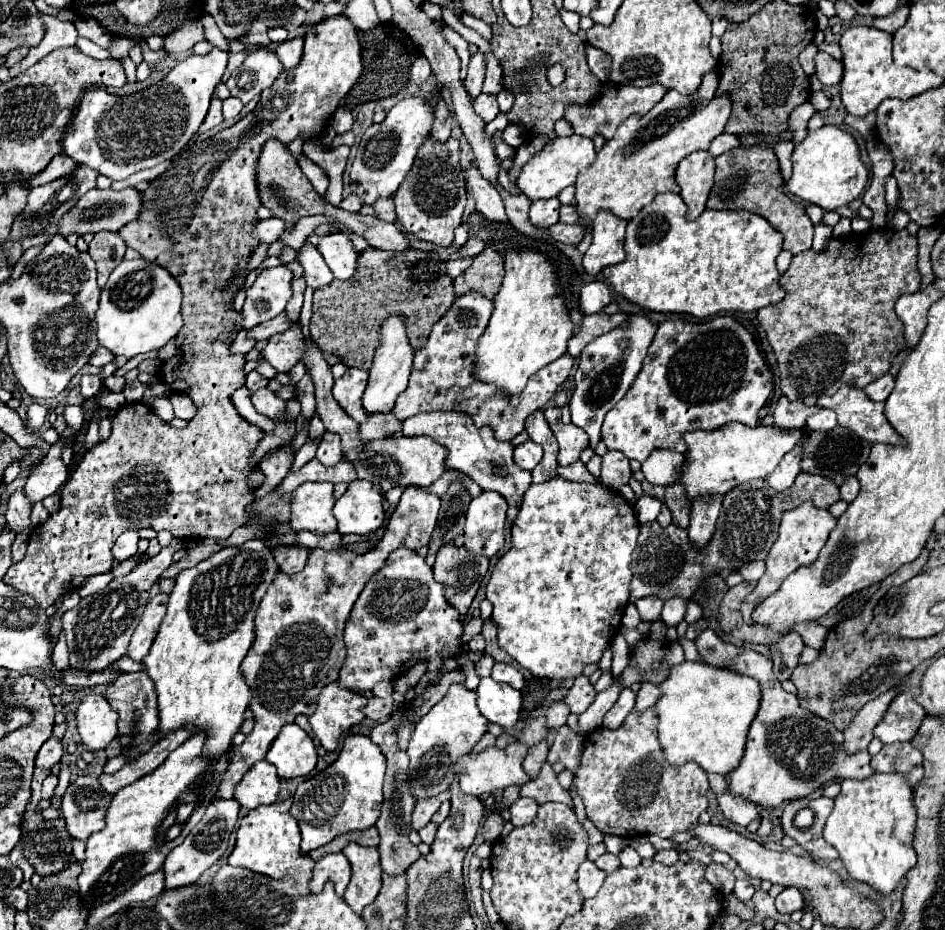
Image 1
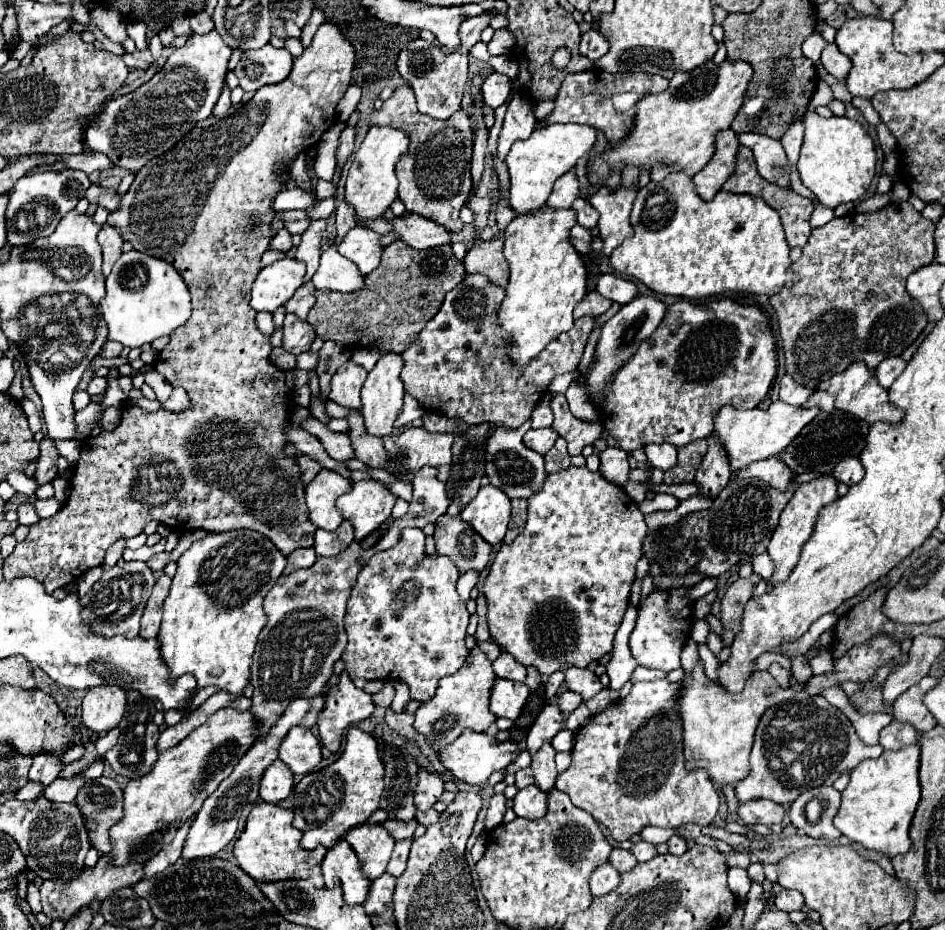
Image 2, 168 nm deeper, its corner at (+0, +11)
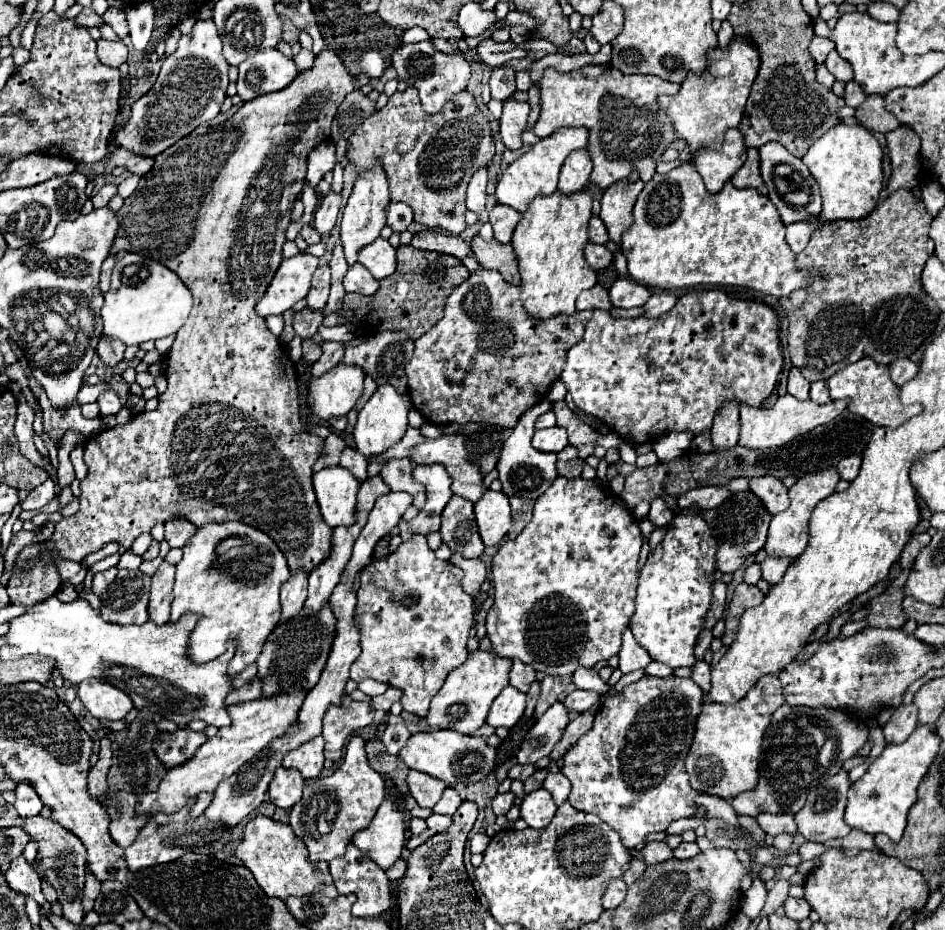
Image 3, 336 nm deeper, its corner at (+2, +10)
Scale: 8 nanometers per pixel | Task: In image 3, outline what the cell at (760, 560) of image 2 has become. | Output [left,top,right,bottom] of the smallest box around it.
[761,557,795,585]

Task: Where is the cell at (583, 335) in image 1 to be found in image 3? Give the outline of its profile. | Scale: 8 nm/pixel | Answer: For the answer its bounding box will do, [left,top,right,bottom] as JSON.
[577,285,613,311]

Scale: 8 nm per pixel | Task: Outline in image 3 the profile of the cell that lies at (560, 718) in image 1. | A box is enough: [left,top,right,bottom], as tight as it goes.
[563,689,601,713]

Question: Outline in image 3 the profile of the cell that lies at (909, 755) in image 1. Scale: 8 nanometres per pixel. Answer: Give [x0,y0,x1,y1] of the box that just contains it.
[883,703,919,743]

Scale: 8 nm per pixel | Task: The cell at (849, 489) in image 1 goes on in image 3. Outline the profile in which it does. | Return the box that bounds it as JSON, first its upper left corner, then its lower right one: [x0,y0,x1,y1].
[837,455,861,481]

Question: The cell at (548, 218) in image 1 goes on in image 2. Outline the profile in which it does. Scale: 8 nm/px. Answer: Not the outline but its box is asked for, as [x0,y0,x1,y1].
[547,172,579,210]

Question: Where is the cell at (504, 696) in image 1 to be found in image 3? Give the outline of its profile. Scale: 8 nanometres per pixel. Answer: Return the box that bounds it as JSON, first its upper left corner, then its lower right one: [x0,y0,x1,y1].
[487,687,525,727]

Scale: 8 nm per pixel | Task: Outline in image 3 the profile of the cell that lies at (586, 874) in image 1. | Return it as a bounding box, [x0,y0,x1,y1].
[603,879,627,909]

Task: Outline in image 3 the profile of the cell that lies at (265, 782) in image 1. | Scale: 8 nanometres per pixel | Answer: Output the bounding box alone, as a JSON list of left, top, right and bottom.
[269,767,305,809]

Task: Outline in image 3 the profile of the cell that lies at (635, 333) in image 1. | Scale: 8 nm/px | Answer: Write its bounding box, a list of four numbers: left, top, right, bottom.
[643,291,677,317]

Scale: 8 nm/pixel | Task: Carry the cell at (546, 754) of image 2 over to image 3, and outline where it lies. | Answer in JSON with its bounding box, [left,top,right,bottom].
[543,773,571,805]

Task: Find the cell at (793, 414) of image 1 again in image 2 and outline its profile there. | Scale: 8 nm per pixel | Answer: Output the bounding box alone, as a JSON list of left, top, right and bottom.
[779,374,813,406]

